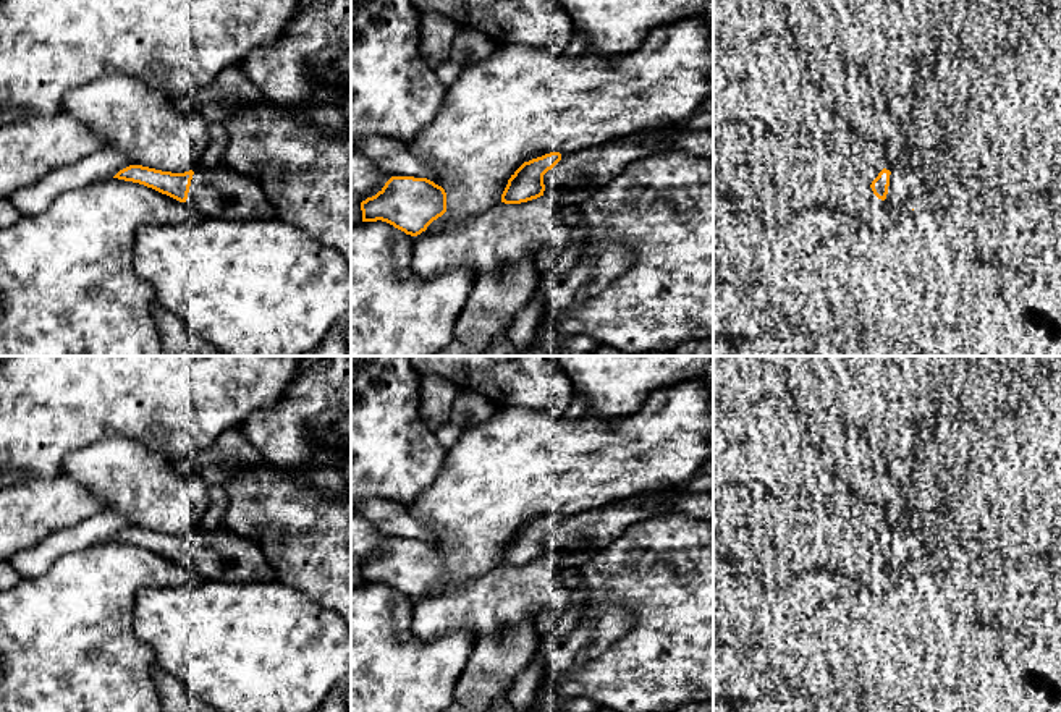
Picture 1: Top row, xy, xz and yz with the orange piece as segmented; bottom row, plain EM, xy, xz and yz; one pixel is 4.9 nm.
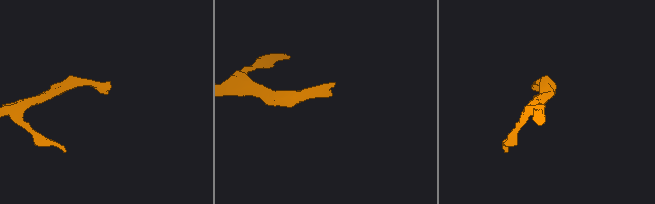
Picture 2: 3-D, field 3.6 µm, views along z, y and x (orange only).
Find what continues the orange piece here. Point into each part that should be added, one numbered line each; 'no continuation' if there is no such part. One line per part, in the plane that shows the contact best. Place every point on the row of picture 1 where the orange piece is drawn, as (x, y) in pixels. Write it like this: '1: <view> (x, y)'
1: xz (576, 177)

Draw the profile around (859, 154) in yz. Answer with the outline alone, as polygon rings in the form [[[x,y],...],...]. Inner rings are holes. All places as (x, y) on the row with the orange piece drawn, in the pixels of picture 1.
[[[848,133],[839,155],[848,168],[869,186],[883,170],[875,146],[867,138],[856,133]]]

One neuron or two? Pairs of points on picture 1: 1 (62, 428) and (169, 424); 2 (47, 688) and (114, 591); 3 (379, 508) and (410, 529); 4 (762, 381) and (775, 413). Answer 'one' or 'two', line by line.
1: one
2: one
3: one
4: two

